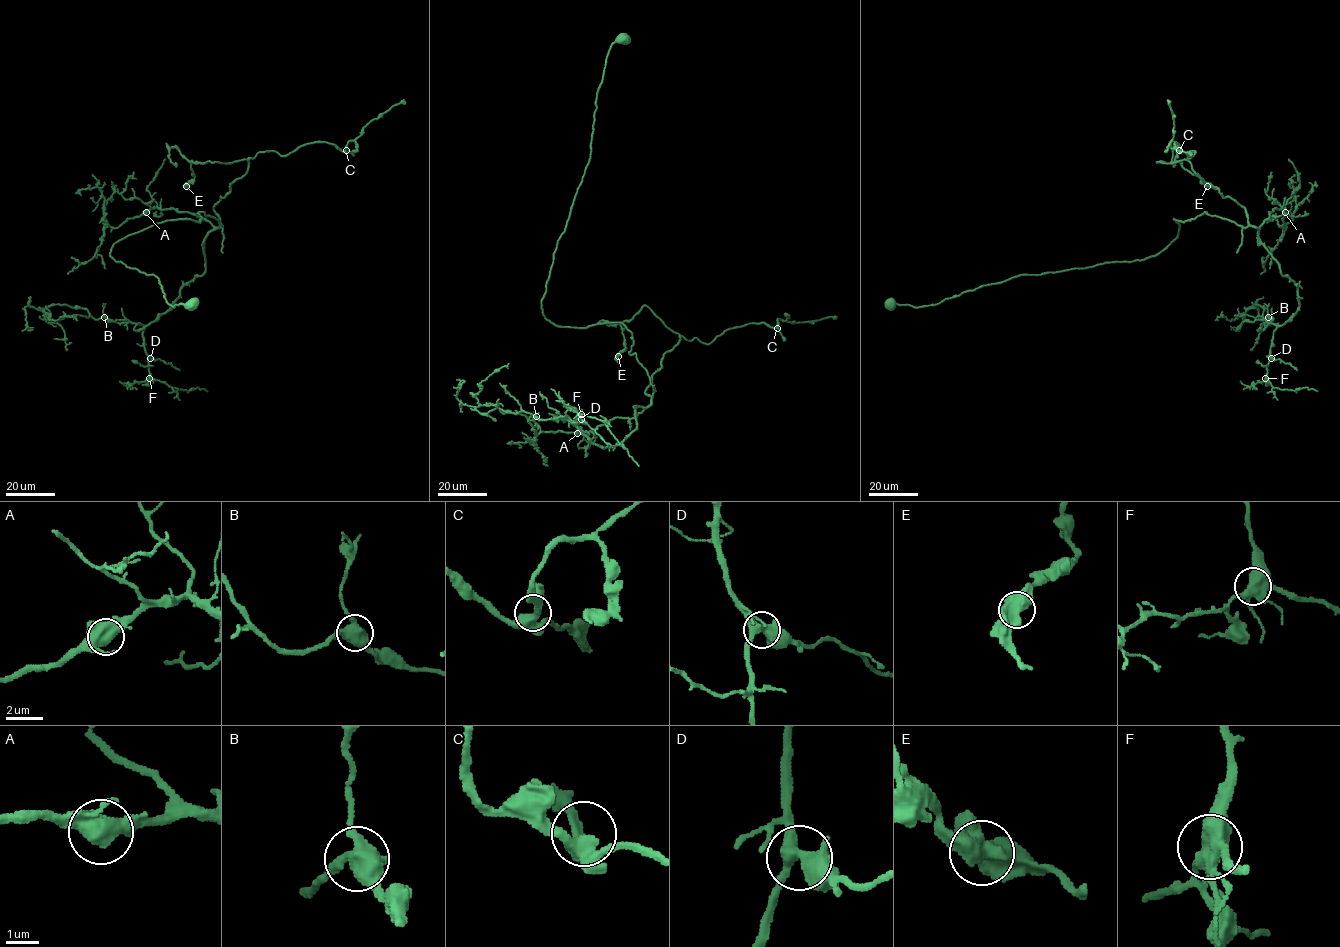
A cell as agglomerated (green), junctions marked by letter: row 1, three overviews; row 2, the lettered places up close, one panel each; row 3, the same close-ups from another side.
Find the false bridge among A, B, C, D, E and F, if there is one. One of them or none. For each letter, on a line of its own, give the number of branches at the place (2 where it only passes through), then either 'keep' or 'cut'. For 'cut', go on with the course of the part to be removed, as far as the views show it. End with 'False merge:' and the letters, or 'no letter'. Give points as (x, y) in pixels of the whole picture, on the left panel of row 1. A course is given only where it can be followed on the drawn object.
A: branches 4; keep
B: branches 4; keep
C: branches 4; keep
D: branches 4; keep
E: branches 3; keep
F: branches 5; keep
False merge: no letter

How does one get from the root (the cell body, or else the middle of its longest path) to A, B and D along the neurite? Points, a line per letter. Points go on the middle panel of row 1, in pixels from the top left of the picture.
A: (624, 40), (606, 59), (590, 159), (541, 304), (558, 326), (620, 322), (654, 391), (633, 418), (577, 433)
B: (624, 40), (541, 304), (558, 326), (620, 322), (651, 403), (606, 447), (568, 417), (536, 416)
D: (624, 40), (541, 304), (558, 326), (620, 322), (654, 391), (615, 446), (581, 419)

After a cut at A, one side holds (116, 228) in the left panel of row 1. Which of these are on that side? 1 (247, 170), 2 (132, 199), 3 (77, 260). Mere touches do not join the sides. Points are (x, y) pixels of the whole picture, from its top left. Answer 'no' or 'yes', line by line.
1: yes
2: yes
3: yes

